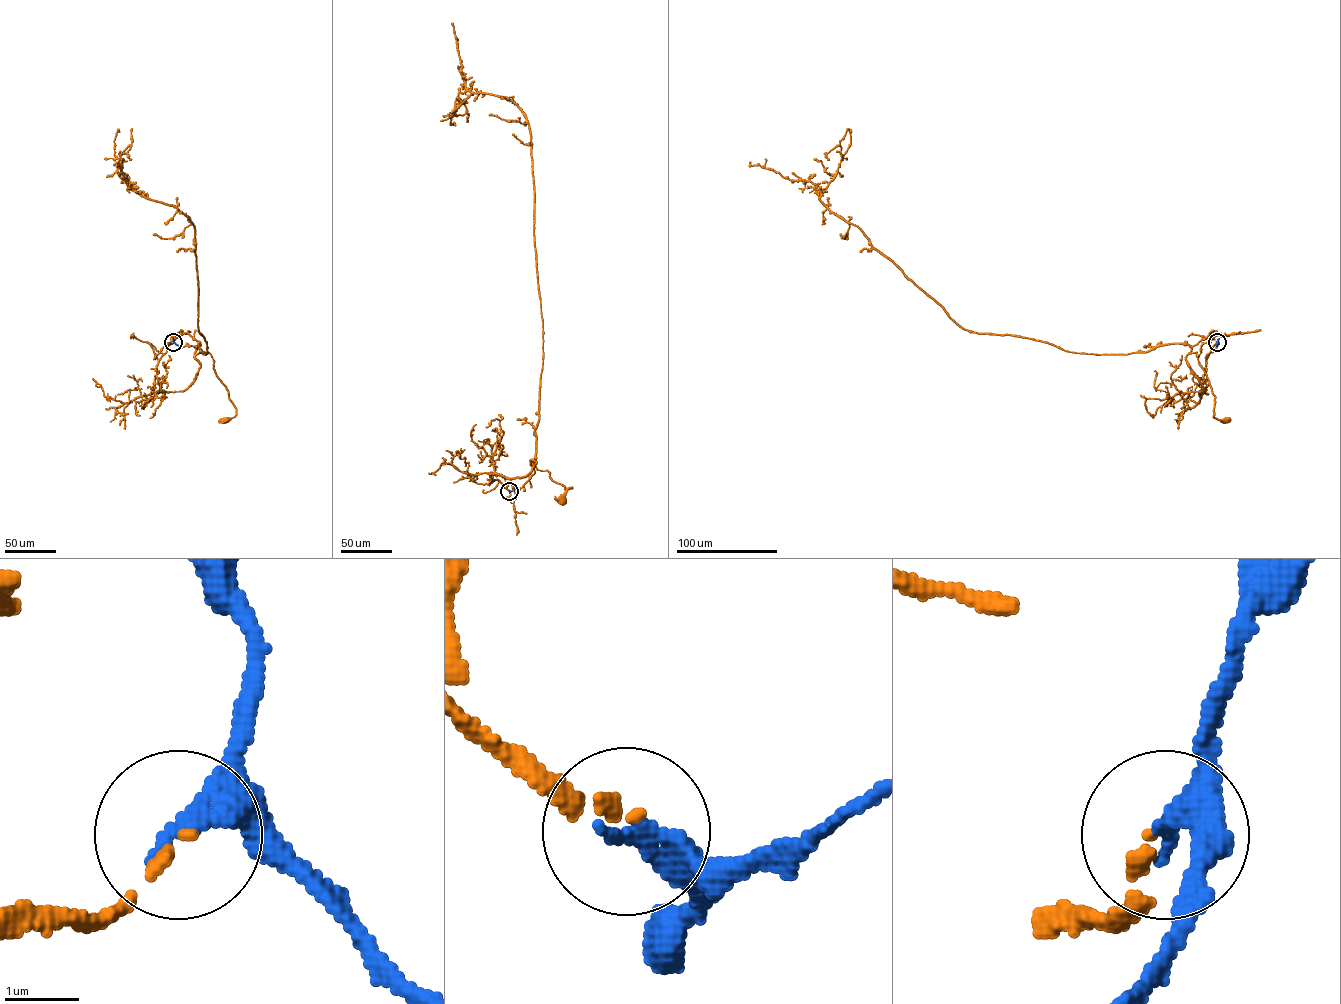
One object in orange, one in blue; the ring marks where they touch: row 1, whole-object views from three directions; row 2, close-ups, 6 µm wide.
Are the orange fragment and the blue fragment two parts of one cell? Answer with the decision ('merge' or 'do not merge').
merge

